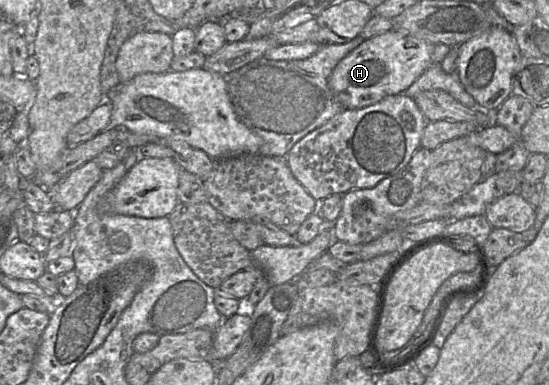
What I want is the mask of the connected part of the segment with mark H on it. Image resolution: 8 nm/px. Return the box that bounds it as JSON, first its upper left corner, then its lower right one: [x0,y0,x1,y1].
[329,30,435,109]

